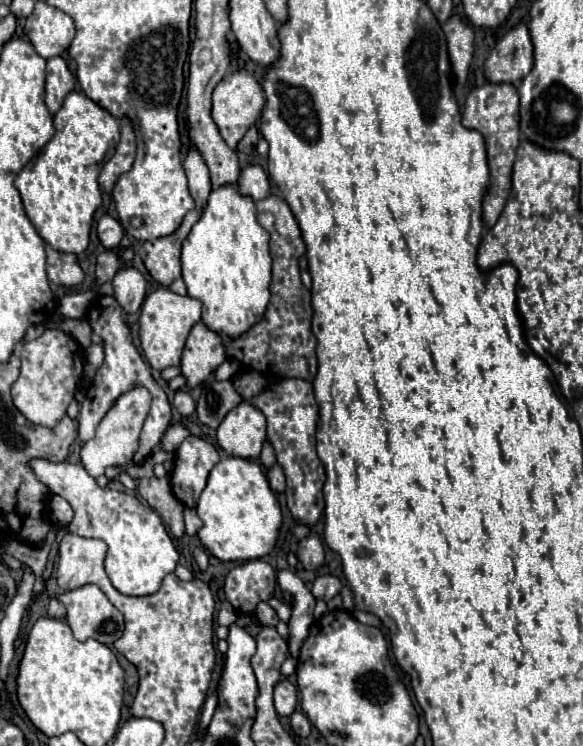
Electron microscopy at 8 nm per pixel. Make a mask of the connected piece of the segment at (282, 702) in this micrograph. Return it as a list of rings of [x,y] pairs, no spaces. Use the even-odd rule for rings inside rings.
[[[284,678],[274,686],[274,706],[278,716],[290,716],[296,710],[296,702],[298,702],[298,692],[296,686]]]

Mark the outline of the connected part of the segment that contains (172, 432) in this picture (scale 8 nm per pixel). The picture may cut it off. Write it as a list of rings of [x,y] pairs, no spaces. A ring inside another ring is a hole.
[[[180,424],[170,426],[170,428],[166,430],[164,438],[162,438],[162,448],[168,450],[168,452],[174,452],[186,436],[188,436],[188,430],[186,430],[184,426],[180,426]]]

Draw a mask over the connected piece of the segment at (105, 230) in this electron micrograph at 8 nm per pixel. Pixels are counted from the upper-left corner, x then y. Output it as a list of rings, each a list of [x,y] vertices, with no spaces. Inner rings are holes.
[[[108,214],[98,220],[98,238],[100,238],[100,242],[102,242],[104,248],[116,250],[118,244],[120,244],[120,240],[122,240],[122,236],[124,236],[124,230],[122,230],[122,226],[120,226],[118,220],[114,220]]]

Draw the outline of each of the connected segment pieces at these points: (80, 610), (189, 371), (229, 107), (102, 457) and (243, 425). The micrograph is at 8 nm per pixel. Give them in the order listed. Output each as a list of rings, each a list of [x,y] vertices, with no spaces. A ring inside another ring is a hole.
[[[88,584],[88,586],[82,586],[82,588],[76,588],[76,590],[70,590],[70,592],[64,592],[58,596],[66,610],[68,610],[68,624],[74,632],[74,638],[84,642],[88,638],[94,638],[106,646],[114,646],[114,642],[124,634],[124,616],[112,606],[112,602],[102,594],[102,590],[94,584]]]
[[[198,322],[186,340],[180,370],[188,388],[200,386],[226,360],[226,346],[222,336]]]
[[[236,70],[228,74],[214,90],[212,94],[212,118],[218,124],[218,130],[222,130],[222,138],[226,144],[236,150],[238,142],[244,138],[250,126],[256,124],[256,120],[262,116],[262,110],[266,106],[266,98],[262,92],[262,86],[254,78],[254,74],[246,70]]]
[[[138,386],[136,390],[130,390],[128,394],[116,400],[112,410],[108,410],[108,414],[98,424],[96,436],[88,440],[80,450],[80,462],[92,478],[98,478],[100,474],[104,474],[108,466],[126,466],[132,462],[132,456],[138,450],[138,436],[148,410],[150,410],[150,394],[142,386]]]
[[[242,402],[236,410],[230,410],[218,428],[218,446],[236,458],[258,460],[266,442],[264,414],[252,404]]]

